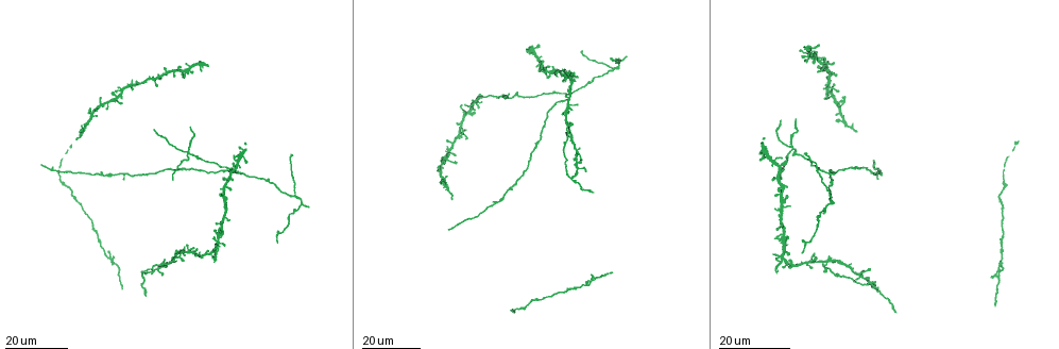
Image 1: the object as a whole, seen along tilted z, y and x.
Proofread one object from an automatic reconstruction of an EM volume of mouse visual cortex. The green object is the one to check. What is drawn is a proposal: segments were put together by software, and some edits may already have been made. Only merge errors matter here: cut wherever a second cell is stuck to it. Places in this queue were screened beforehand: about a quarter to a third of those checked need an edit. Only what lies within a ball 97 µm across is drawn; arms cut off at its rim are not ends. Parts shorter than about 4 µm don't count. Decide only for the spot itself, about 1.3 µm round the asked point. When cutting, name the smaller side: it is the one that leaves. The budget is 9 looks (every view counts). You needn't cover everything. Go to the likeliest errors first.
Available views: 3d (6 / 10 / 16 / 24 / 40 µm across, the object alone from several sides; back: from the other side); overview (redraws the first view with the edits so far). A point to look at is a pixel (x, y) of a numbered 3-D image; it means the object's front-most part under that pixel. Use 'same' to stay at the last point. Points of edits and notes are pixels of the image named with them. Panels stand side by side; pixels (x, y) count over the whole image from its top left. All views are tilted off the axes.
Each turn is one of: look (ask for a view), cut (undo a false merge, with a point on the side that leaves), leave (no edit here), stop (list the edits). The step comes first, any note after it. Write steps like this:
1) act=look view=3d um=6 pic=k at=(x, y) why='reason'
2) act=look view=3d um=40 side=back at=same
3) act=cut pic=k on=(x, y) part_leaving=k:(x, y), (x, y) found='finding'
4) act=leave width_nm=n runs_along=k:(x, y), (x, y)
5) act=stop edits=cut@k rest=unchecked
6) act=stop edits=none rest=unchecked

act=look view=3d um=16 pic=1 at=(793, 145) why='looks like a crossing'

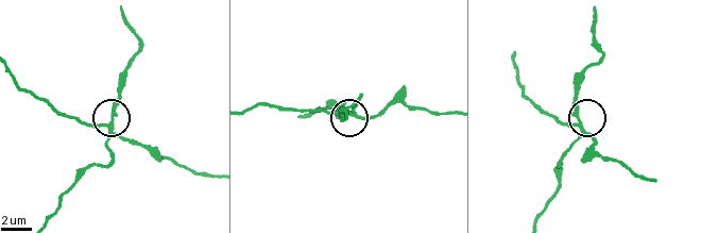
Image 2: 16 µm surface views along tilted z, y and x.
act=look view=3d um=10 pic=2 at=(106, 125)

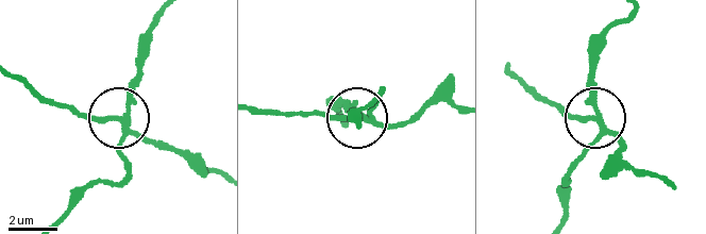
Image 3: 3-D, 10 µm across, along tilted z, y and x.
act=cut pic=3 on=(131, 86) width_nm=200 part_leaving=3:(603, 126), (599, 143), (566, 177), (561, 214) found='a second cell is stuck on'

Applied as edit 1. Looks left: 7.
act=look view=overview

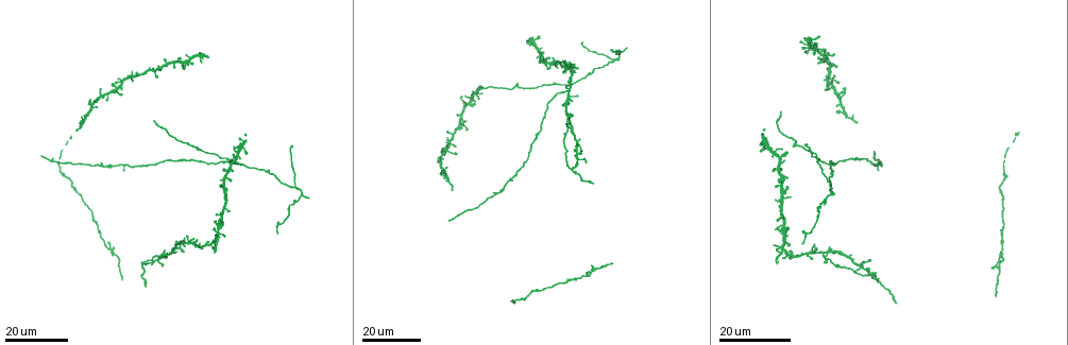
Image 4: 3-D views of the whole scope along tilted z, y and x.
act=look view=3d um=16 pic=4 at=(246, 165) why='three arms meet'

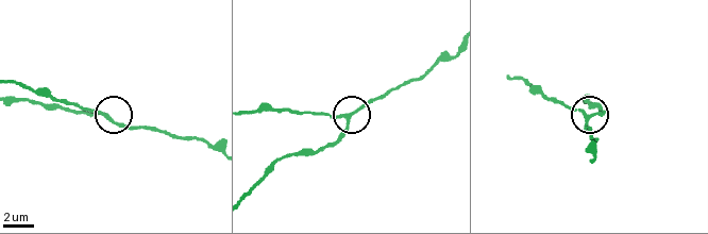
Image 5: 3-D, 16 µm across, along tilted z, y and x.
act=look view=3d um=6 pic=5 at=(108, 116)

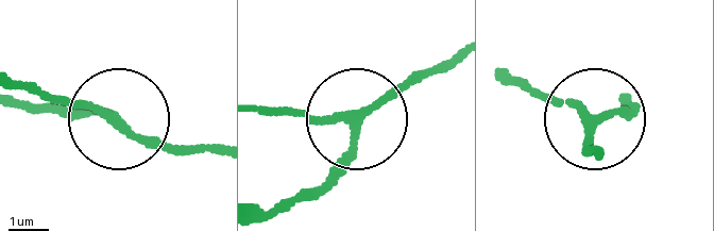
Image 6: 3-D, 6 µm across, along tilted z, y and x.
act=leave found='all the same cell'

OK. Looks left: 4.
act=look view=3d um=24 pic=4 at=(613, 61) why='a fork'

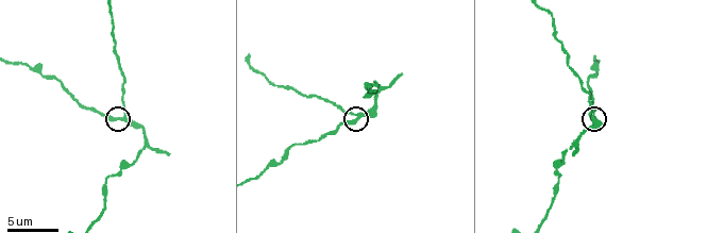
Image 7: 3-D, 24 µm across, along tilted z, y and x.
act=look view=3d um=10 pic=7 at=(360, 114)

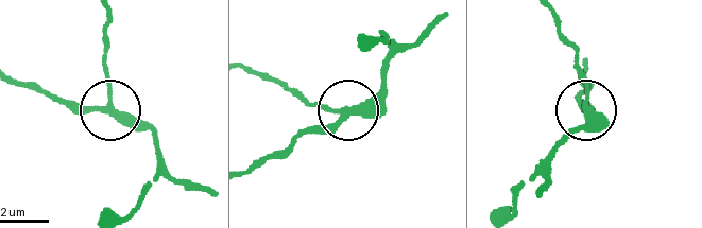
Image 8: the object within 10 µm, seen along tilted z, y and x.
act=leave side_arm_um=17 runs_along=8:(10, 75), (58, 100), (101, 108), (109, 102), (107, 44) found='one cell here'

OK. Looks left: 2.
act=look view=3d um=16 pic=4 at=(823, 250) why='arms part here'

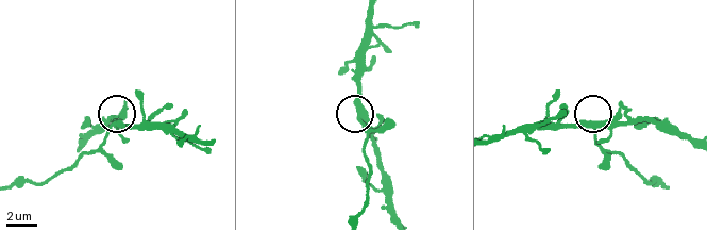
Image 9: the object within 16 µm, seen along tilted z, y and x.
act=look view=3d um=10 pic=9 at=(113, 125)

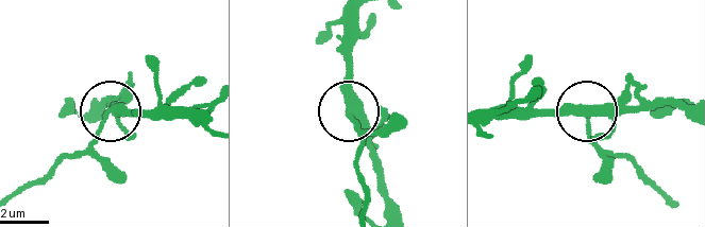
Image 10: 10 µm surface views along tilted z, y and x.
act=cut pic=10 on=(93, 142) width_nm=330 part_leaving=10:(349, 116), (362, 141), (355, 172), (363, 209) found='a second cell is stuck on'

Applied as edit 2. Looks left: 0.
act=stop edits=cut@3,cut@10 rest=unchecked

